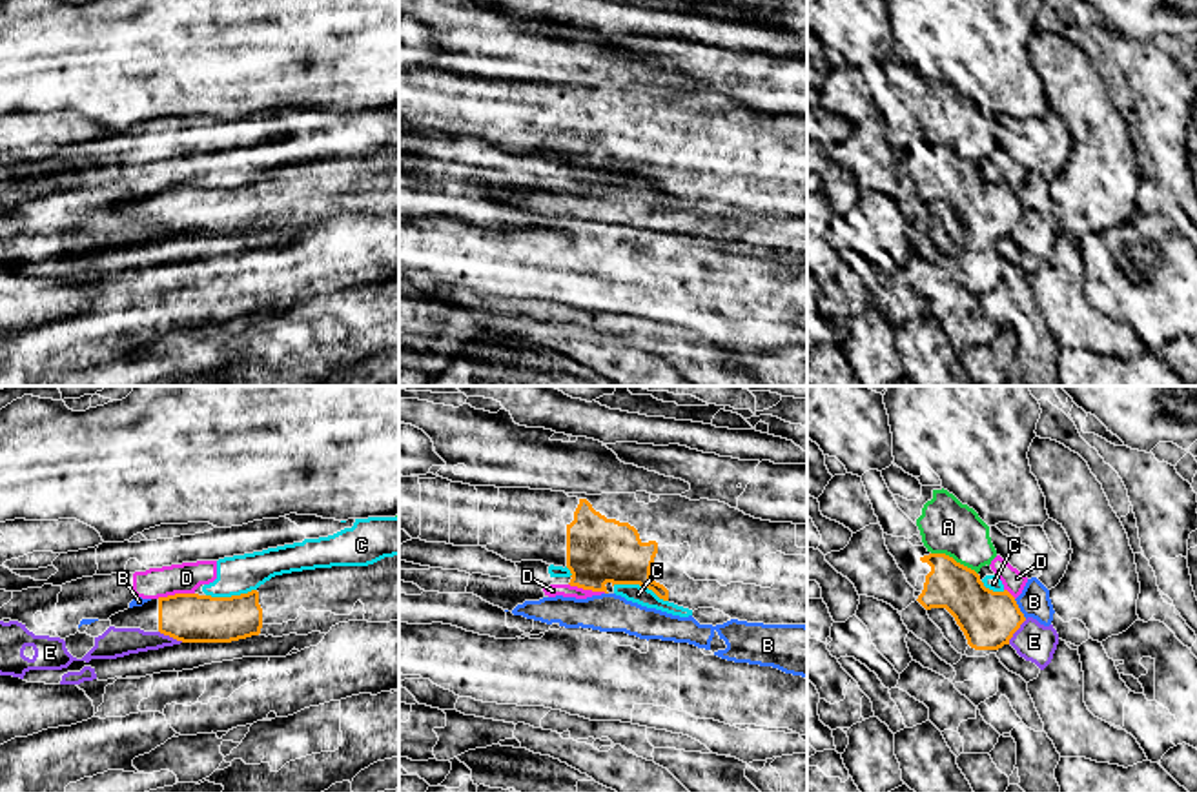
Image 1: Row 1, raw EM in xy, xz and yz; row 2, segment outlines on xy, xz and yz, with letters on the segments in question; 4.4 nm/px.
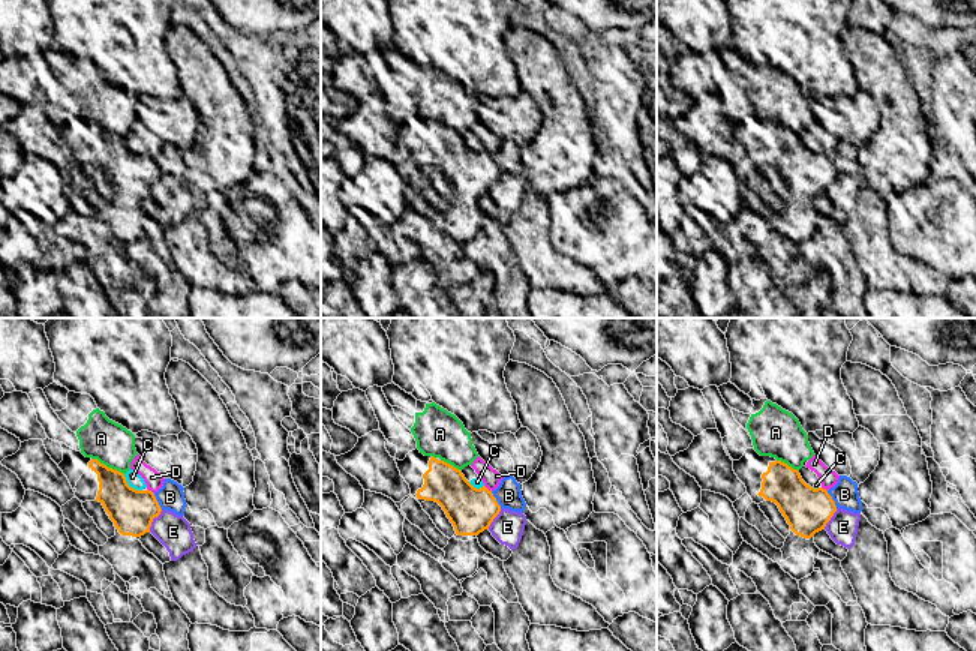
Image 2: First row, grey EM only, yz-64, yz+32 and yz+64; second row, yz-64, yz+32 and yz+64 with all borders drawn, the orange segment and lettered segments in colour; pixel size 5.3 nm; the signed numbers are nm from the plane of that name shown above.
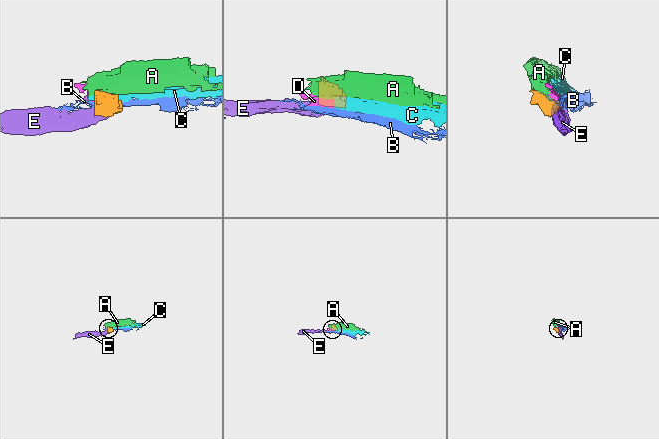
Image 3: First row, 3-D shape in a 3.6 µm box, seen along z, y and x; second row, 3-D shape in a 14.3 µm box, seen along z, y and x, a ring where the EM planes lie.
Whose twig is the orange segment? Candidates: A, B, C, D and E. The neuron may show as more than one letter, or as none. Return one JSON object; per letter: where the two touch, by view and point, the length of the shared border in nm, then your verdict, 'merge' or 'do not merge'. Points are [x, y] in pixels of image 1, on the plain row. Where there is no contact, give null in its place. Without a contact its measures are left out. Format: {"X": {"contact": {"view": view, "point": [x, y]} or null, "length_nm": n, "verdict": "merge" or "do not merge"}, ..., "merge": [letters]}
{"A": {"contact": {"view": "yz", "point": [953, 152]}, "length_nm": 220, "verdict": "do not merge"}, "B": {"contact": {"view": "yz", "point": [1019, 201]}, "length_nm": 110, "verdict": "do not merge"}, "C": {"contact": {"view": "xz", "point": [640, 177]}, "length_nm": 260, "verdict": "do not merge"}, "D": {"contact": {"view": "xy", "point": [175, 186]}, "length_nm": 170, "verdict": "do not merge"}, "E": {"contact": {"view": "yz", "point": [1015, 223]}, "length_nm": 140, "verdict": "do not merge"}, "merge": []}

